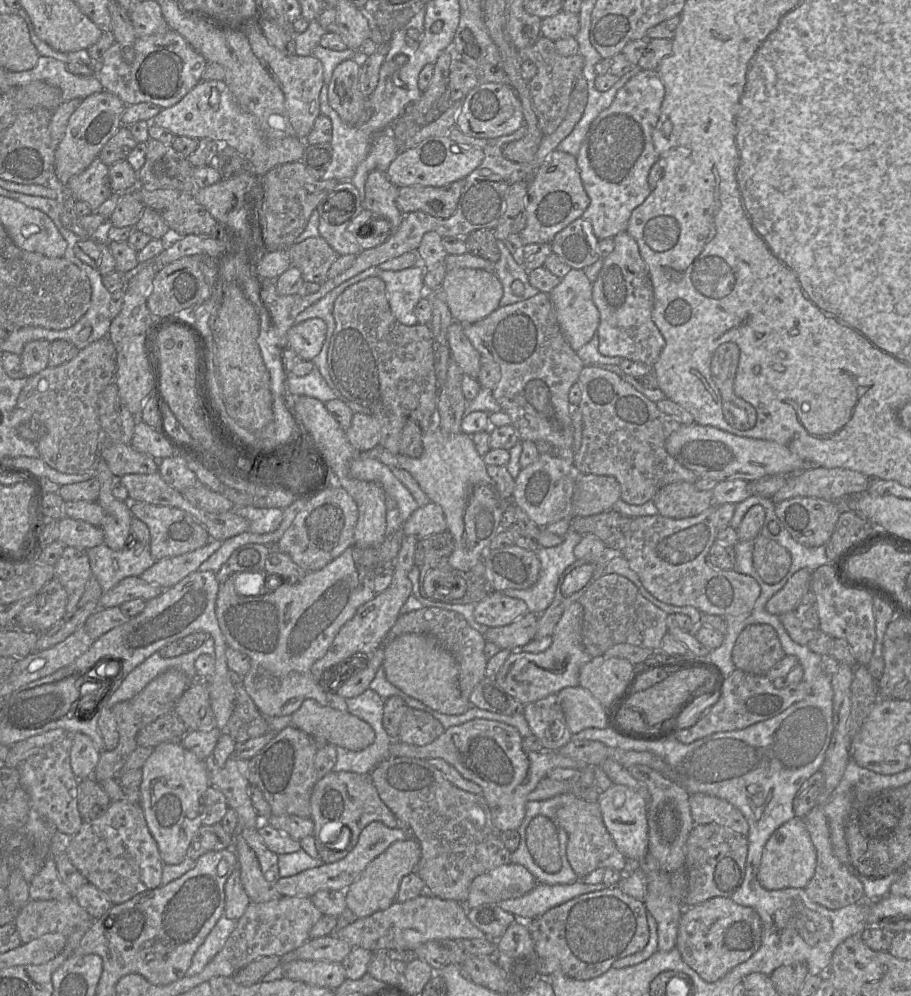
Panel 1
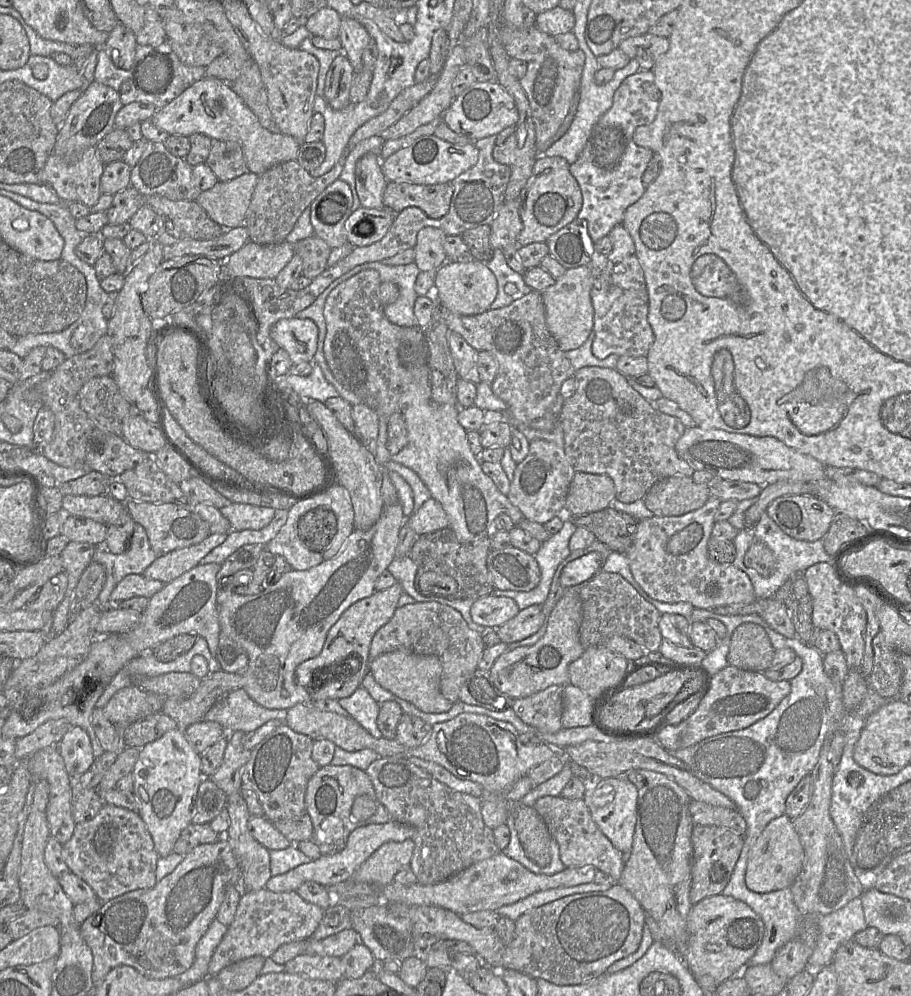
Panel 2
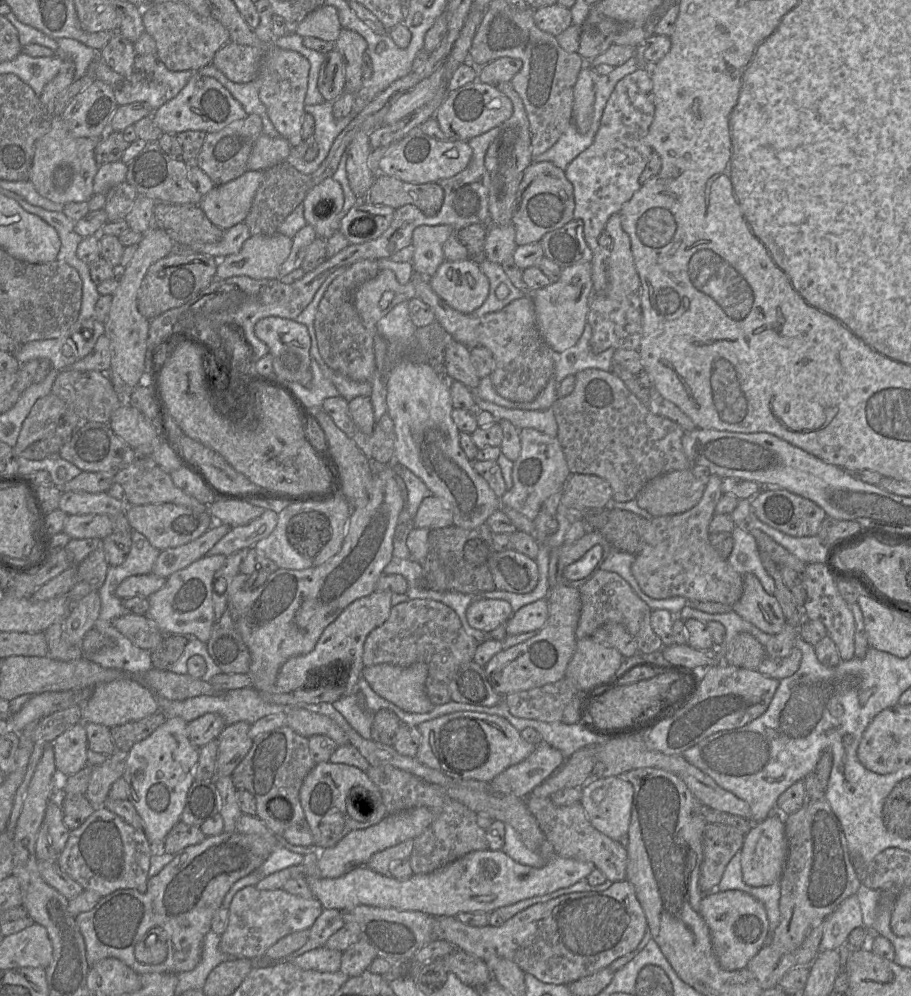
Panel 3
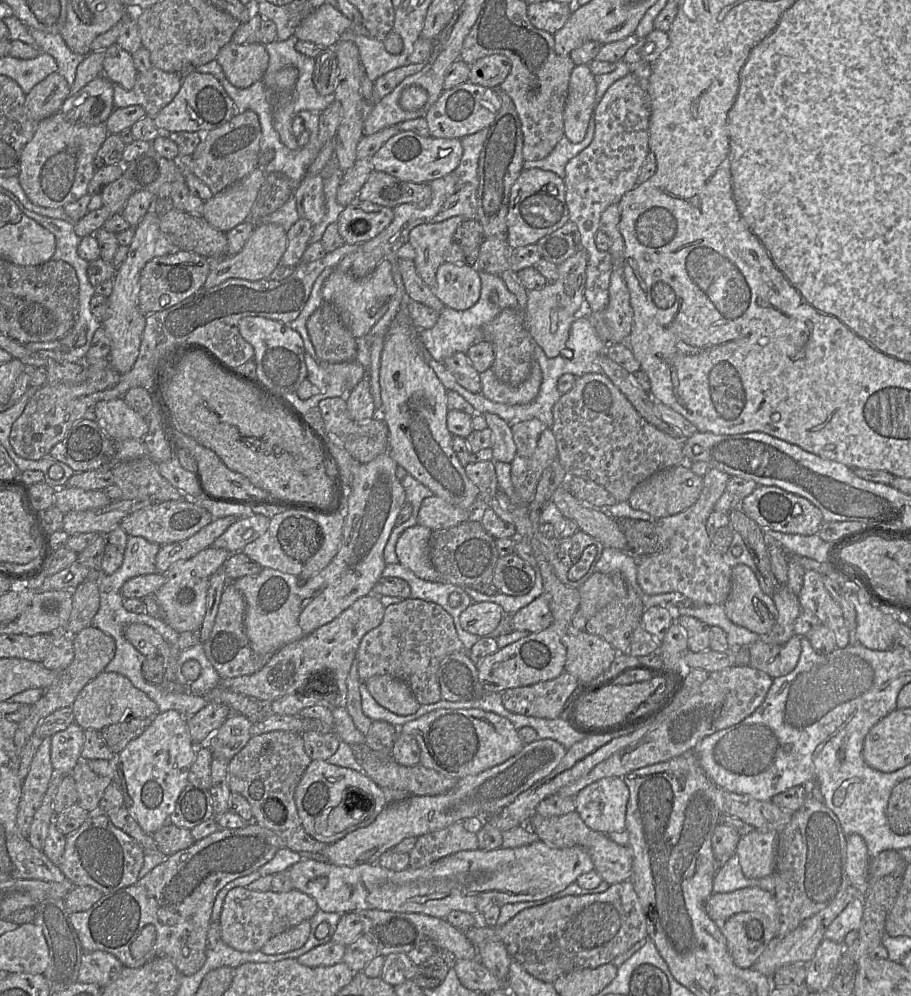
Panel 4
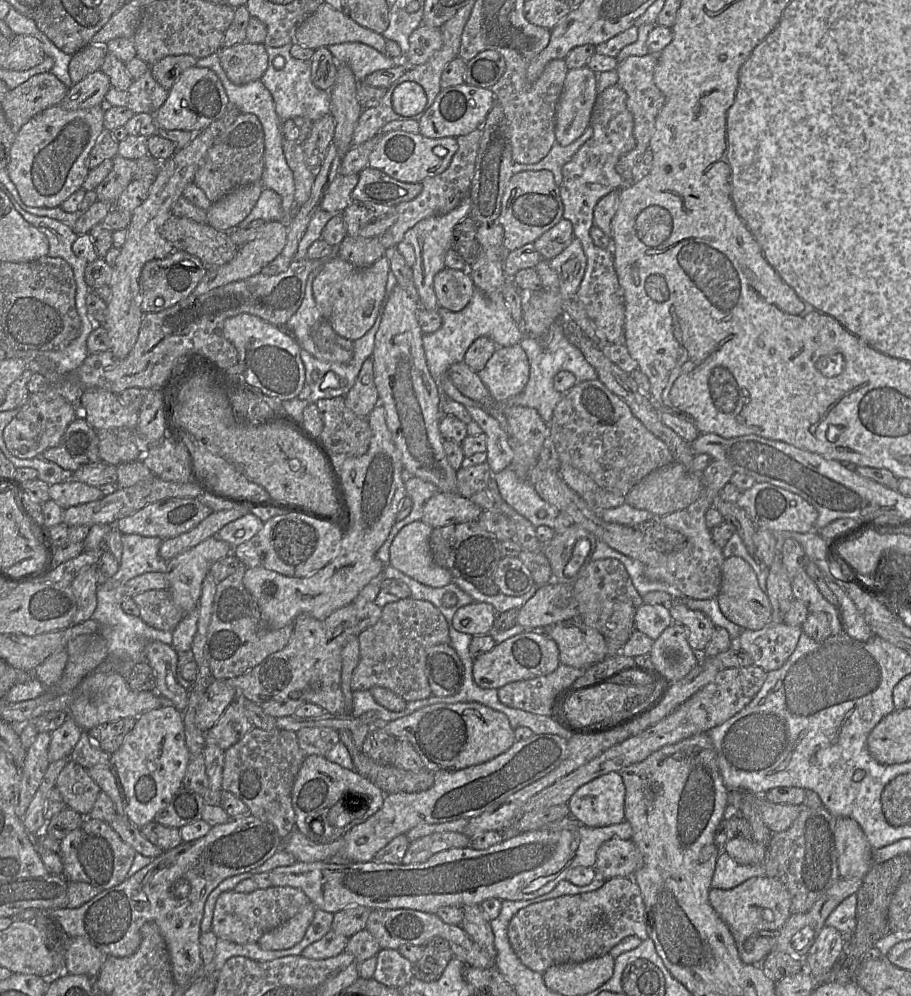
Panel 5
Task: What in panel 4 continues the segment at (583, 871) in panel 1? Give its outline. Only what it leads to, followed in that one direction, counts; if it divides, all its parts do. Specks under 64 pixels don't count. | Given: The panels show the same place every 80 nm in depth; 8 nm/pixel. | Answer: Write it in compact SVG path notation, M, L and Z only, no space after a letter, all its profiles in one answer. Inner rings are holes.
M573 811L562 816L543 817L534 813L525 825L534 831L539 839L553 848L583 847L591 856L594 869L603 881L615 884L629 880L632 874L632 853L628 845L619 845L612 841L606 834L589 828L580 815Z

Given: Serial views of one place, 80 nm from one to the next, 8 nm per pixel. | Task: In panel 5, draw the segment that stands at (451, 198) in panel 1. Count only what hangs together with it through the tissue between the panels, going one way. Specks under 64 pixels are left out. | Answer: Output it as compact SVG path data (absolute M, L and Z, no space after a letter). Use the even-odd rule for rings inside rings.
M367 167L359 174L351 197L353 202L397 206L416 198L422 191L421 183L404 183L385 173Z

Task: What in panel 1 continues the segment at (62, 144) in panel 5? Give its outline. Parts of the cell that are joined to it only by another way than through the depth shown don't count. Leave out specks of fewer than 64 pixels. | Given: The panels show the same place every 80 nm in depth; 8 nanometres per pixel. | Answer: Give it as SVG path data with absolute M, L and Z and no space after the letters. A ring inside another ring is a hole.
M96 158L86 170L73 176L66 184L77 201L87 203L96 211L112 194L109 167Z

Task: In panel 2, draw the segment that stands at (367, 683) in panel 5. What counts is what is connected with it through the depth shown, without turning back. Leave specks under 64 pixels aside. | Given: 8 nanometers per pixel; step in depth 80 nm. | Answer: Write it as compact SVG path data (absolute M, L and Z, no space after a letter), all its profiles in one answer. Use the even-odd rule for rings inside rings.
M416 602L397 607L391 620L375 633L369 650L369 665L380 655L394 651L437 656L443 667L440 691L447 700L456 703L461 686L478 669L484 649L482 635L468 627L460 612L438 602Z

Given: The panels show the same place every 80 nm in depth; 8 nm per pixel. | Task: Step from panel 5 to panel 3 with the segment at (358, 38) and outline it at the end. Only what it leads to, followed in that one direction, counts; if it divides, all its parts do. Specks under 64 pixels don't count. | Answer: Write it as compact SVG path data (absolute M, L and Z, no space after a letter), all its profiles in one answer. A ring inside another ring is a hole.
M327 4L309 14L297 27L295 34L313 37L327 42L336 42L342 30L335 7Z

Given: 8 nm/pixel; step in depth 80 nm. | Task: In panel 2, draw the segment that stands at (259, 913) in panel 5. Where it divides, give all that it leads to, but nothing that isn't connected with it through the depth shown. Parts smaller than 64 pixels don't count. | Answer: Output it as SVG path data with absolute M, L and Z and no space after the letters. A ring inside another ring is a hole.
M246 890L233 922L211 958L208 975L216 976L225 967L252 956L270 958L285 943L309 939L324 915L321 907L304 900L296 891Z

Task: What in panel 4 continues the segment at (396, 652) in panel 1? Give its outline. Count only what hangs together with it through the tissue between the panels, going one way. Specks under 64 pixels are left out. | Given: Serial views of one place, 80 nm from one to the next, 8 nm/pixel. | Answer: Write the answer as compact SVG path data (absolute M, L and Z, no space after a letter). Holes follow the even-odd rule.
M378 675L368 679L365 684L376 702L395 714L410 715L421 706L410 686L402 680Z

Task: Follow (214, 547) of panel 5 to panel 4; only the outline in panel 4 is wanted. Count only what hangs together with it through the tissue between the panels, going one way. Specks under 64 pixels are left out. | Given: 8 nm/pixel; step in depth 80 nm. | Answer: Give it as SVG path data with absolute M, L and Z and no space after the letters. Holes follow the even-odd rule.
M210 546L189 559L177 561L168 569L166 582L155 596L163 611L164 621L176 632L199 632L206 613L209 578L223 568L230 554L225 549Z

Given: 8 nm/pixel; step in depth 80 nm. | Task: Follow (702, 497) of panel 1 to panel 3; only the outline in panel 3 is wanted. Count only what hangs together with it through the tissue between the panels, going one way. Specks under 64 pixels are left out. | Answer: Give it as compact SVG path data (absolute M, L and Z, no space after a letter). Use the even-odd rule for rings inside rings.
M691 469L672 471L650 480L635 500L653 517L677 515L699 503L706 485L707 479L698 479Z

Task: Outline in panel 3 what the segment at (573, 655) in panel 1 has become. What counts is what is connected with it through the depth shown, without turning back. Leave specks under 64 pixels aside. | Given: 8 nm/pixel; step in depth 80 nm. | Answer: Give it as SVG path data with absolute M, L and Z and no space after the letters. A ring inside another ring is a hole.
M564 585L555 586L550 589L546 601L548 619L538 633L522 643L503 649L484 667L487 679L497 694L506 696L555 683L565 677L576 649L575 632L581 610L579 591Z

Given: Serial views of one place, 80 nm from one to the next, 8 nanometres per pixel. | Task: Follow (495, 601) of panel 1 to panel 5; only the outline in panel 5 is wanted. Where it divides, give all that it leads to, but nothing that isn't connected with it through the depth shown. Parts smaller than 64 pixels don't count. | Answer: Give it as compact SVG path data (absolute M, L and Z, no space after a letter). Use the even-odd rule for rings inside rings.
M474 602L460 607L454 614L452 626L469 635L487 635L494 625L497 612L488 603Z

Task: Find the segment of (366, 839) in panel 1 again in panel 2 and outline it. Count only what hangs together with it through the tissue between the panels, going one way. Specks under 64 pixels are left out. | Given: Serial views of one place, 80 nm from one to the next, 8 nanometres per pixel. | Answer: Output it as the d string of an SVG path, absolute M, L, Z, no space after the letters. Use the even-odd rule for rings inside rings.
M391 820L384 824L369 824L358 827L351 832L342 851L332 855L321 855L310 863L302 864L280 875L272 876L265 889L273 892L290 892L297 889L305 882L316 882L320 885L333 886L353 878L358 868L383 844L388 842L402 842L412 838L416 831L413 827Z

